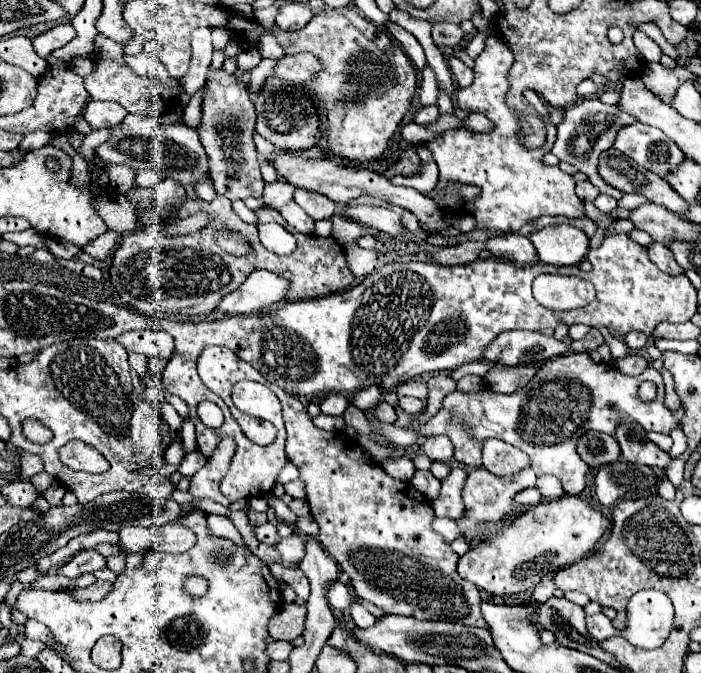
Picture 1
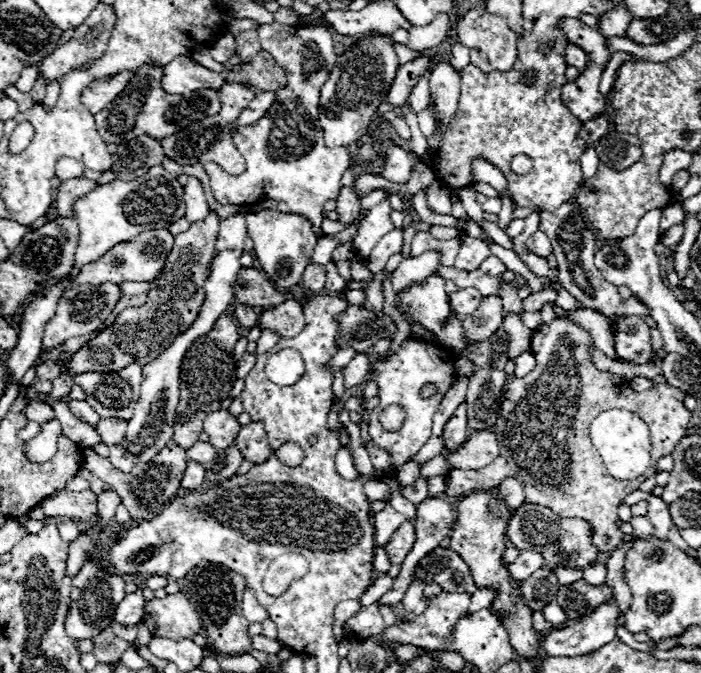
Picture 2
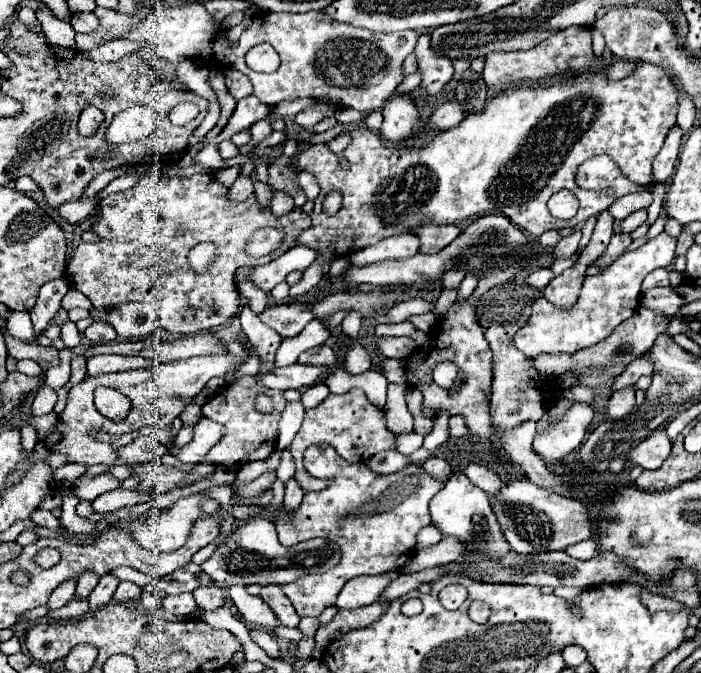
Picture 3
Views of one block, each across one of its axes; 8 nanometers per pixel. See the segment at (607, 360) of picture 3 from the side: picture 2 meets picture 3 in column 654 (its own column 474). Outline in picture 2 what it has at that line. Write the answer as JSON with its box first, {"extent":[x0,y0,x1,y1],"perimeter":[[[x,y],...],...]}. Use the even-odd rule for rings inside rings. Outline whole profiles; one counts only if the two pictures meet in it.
{"extent":[464,294,504,342],"perimeter":[[[492,294],[486,296],[480,302],[480,308],[468,316],[464,320],[464,334],[466,334],[466,342],[474,342],[474,340],[486,340],[488,336],[492,336],[504,320],[504,308],[502,308],[502,298]]]}

